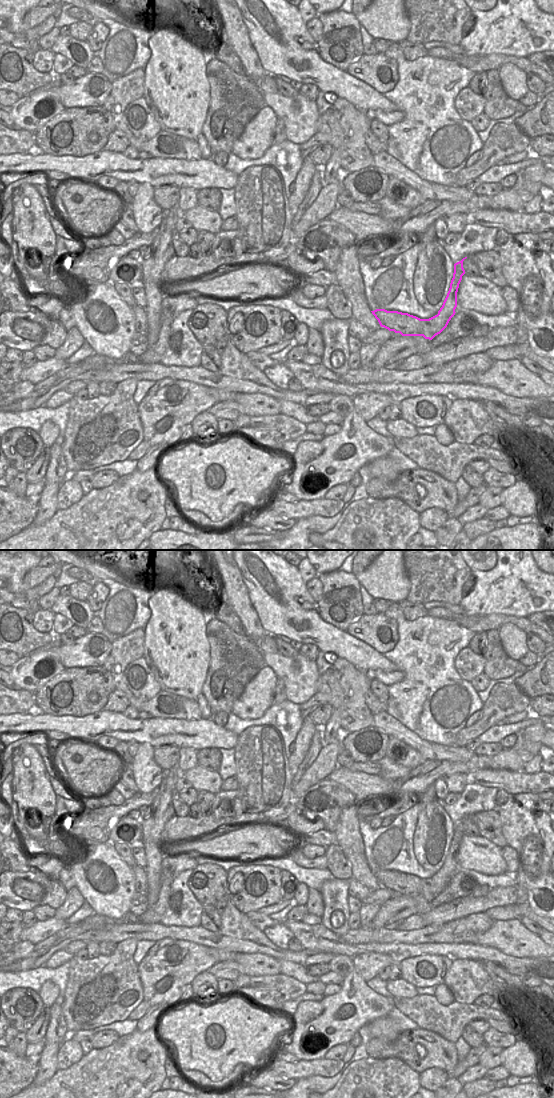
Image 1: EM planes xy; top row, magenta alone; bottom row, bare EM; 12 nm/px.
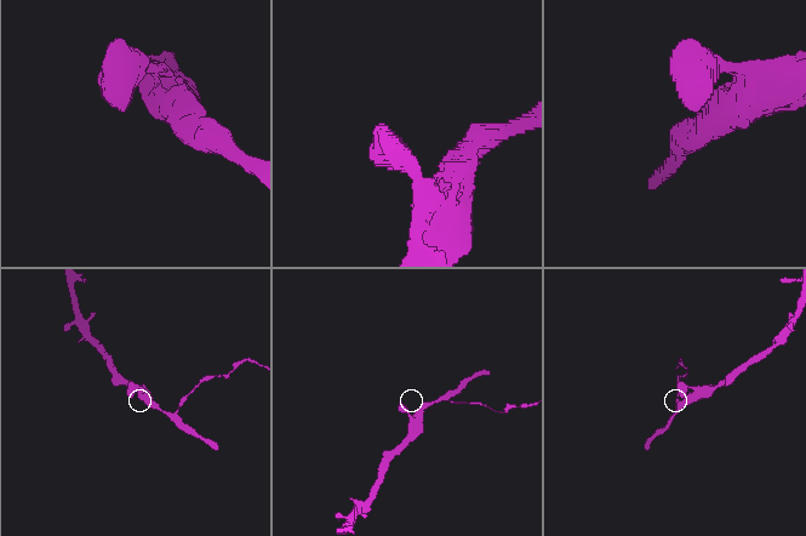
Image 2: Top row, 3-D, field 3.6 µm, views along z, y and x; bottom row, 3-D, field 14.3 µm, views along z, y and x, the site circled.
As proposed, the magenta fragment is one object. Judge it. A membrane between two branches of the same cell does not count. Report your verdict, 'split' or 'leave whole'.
split

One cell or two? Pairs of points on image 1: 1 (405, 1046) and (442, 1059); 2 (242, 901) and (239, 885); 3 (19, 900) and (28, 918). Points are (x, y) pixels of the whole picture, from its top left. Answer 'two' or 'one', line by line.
1: one
2: one
3: two

